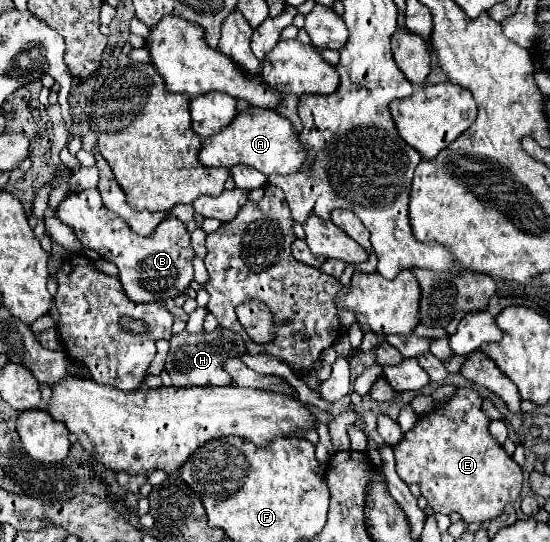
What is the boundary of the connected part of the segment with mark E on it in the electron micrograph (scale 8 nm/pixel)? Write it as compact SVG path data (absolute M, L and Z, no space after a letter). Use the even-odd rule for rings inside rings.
M457 389L451 401L423 415L393 447L401 479L407 485L417 483L433 511L445 515L457 511L465 523L483 523L497 517L507 503L519 497L523 483L521 467L489 435L489 419L481 413L481 403L477 391Z

